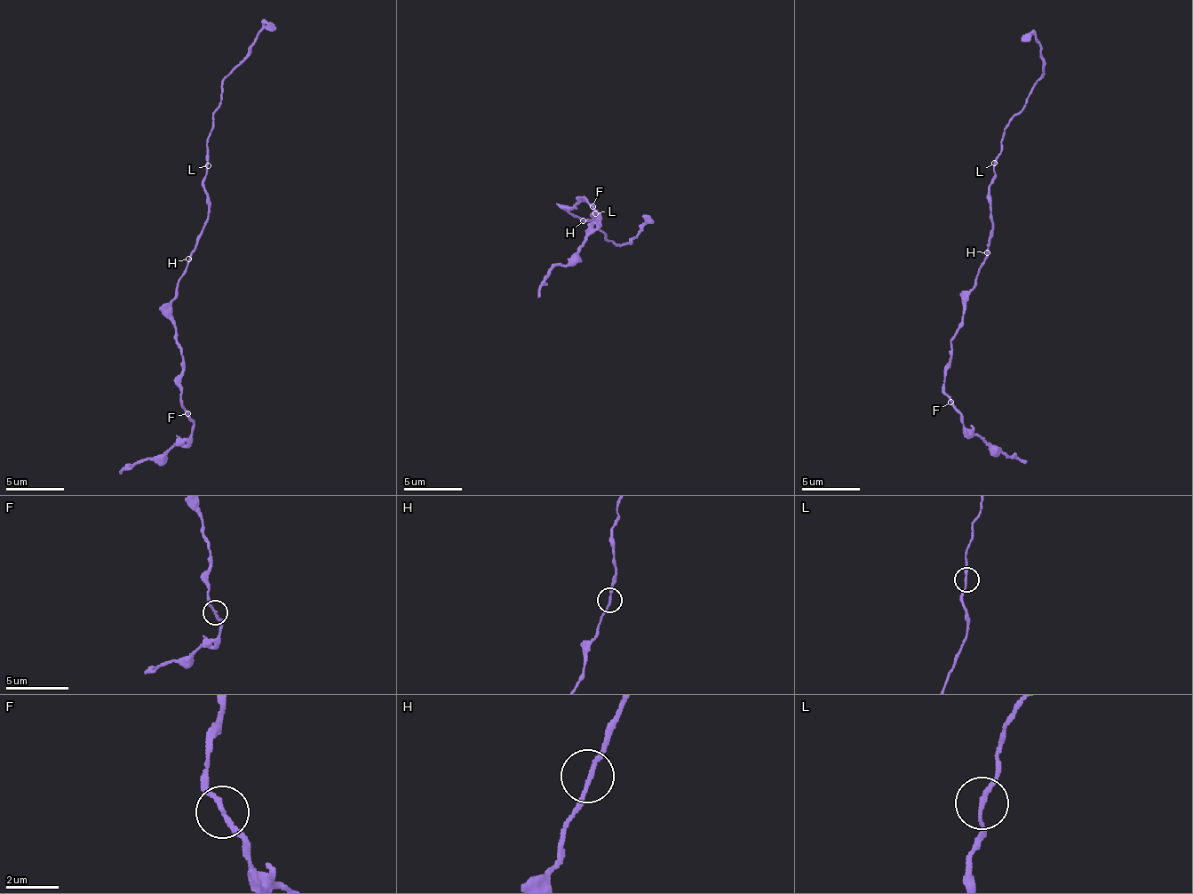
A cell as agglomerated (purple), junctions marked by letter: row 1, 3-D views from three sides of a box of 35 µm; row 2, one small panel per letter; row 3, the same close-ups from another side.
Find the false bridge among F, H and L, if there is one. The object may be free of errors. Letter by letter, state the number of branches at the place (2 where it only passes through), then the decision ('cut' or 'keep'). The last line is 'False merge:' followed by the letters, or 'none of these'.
F: 2 | keep
H: 2 | keep
L: 2 | keep
False merge: none of these

